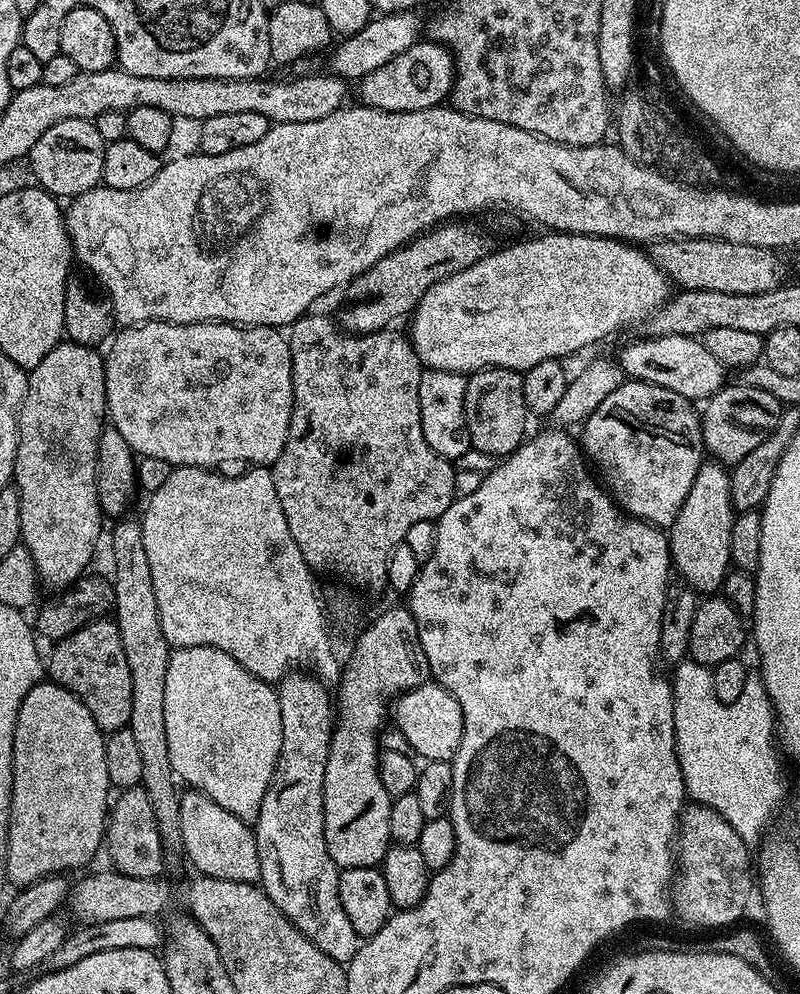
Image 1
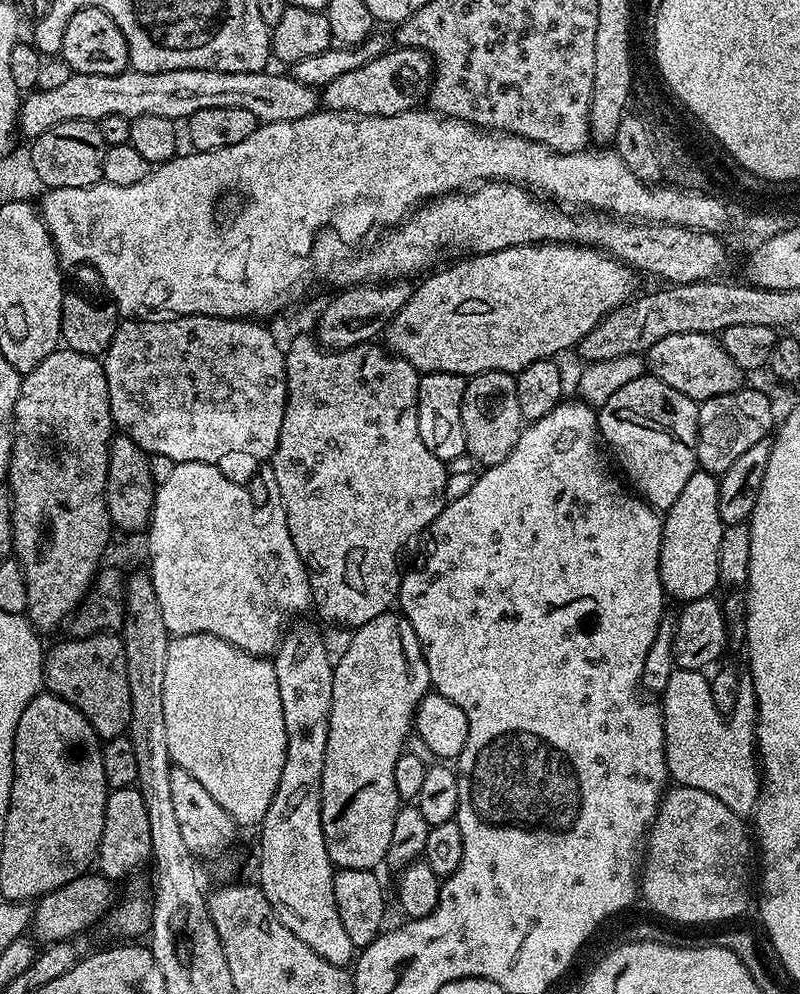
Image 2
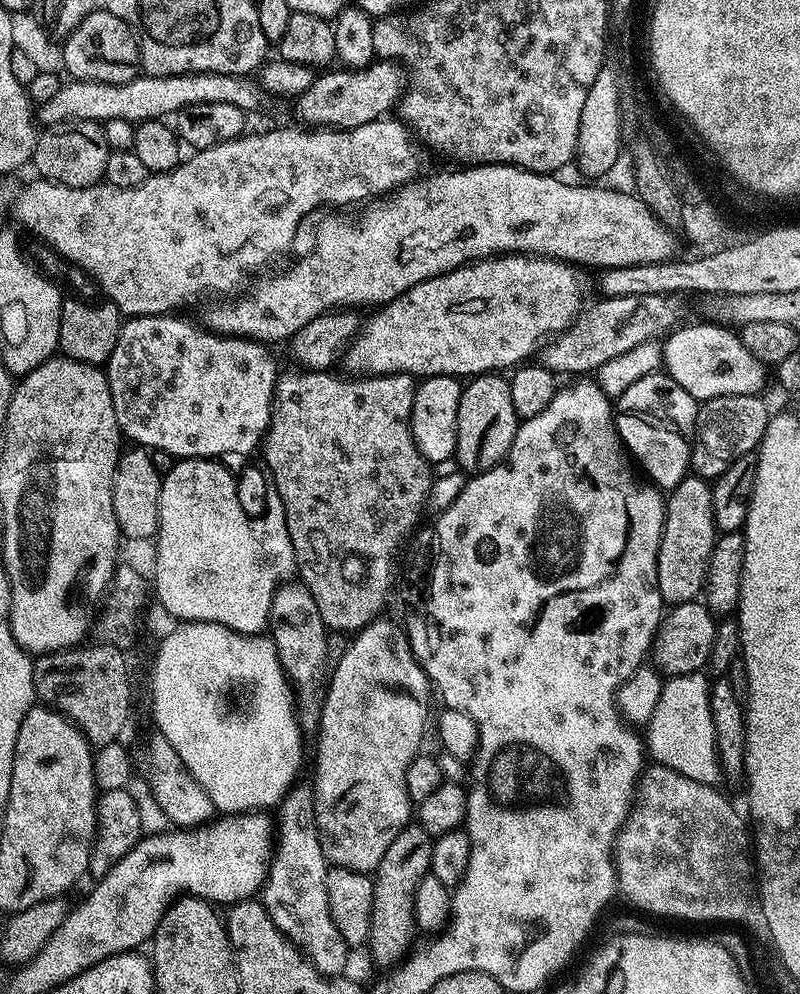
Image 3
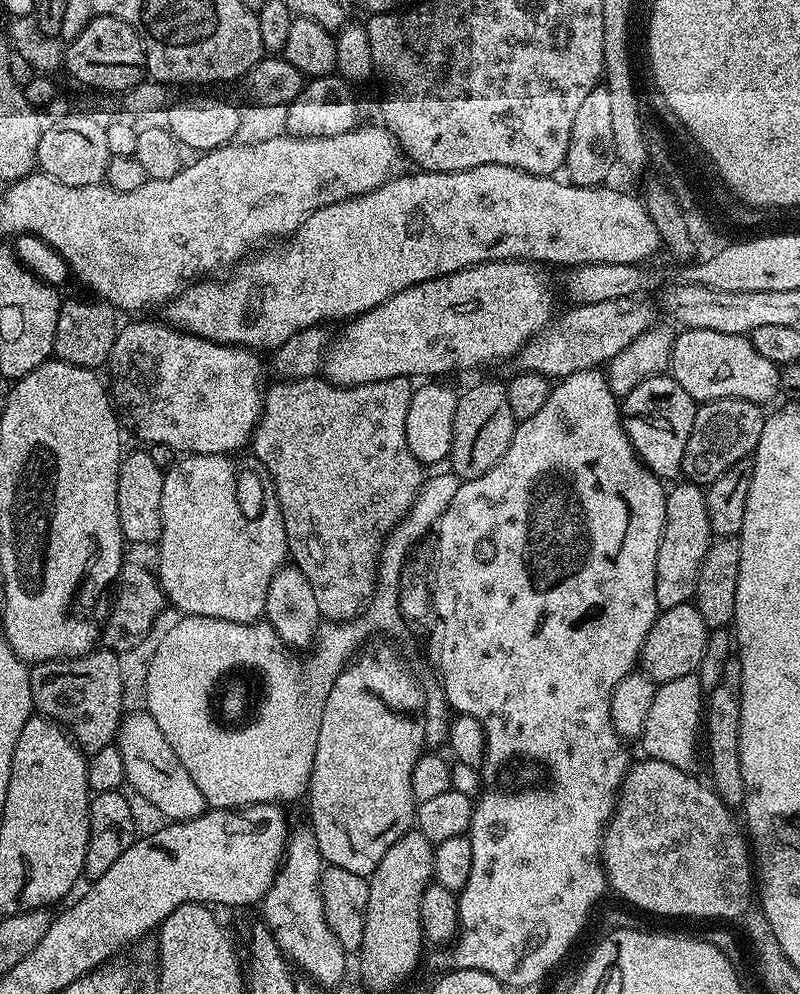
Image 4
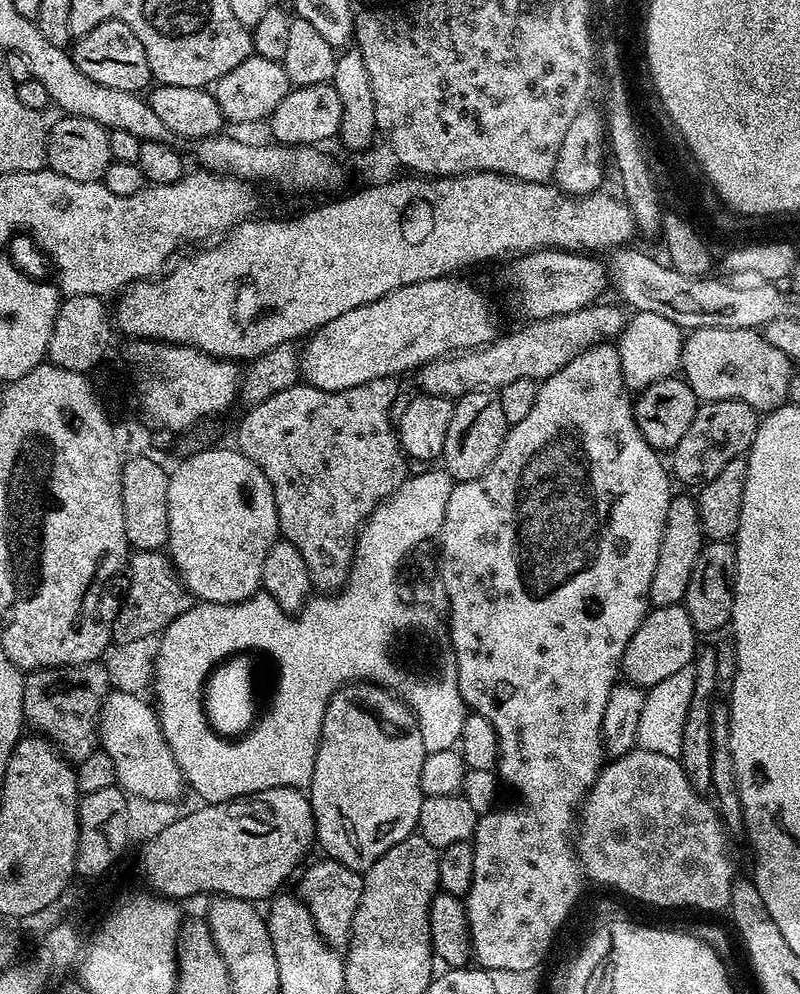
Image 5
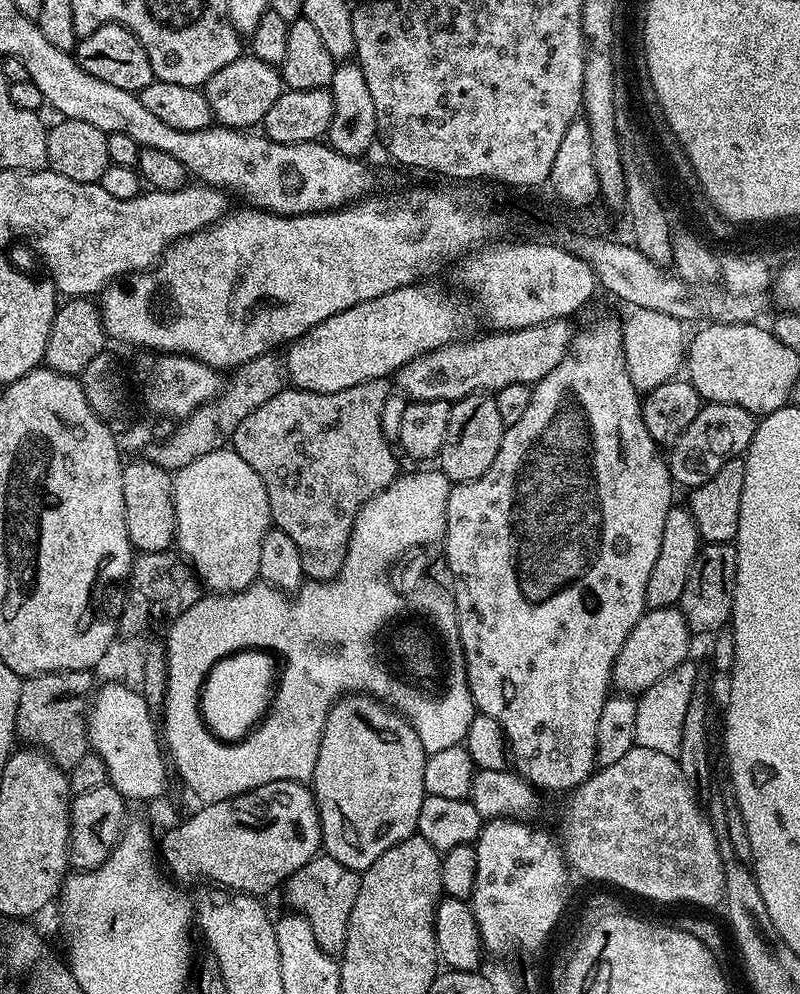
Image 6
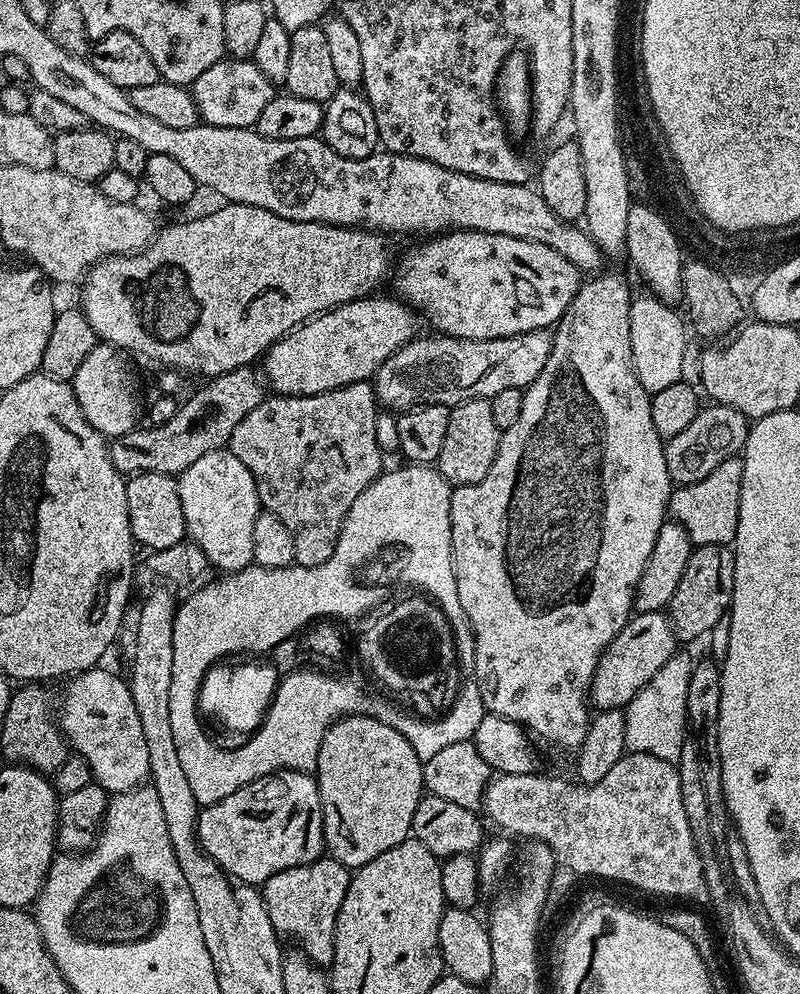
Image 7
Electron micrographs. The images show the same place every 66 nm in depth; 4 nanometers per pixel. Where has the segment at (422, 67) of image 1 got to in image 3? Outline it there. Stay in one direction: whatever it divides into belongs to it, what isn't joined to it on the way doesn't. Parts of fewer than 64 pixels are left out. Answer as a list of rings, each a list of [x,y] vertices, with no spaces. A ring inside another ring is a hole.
[[[387,58],[377,59],[366,68],[349,68],[340,72],[324,70],[316,81],[295,101],[305,125],[330,128],[357,128],[387,117],[399,105],[409,86],[410,76],[404,64]]]

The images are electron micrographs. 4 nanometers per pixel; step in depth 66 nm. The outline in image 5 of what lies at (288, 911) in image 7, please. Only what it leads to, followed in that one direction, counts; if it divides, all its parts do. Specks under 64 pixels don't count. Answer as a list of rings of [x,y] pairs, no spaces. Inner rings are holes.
[[[320,858],[317,864],[306,868],[299,873],[301,876],[298,895],[310,910],[310,914],[318,926],[318,934],[322,934],[322,938],[335,952],[347,953],[350,934],[354,926],[354,914],[358,910],[358,902],[362,898],[363,875],[350,870],[350,866],[342,866],[336,860],[327,858]]]

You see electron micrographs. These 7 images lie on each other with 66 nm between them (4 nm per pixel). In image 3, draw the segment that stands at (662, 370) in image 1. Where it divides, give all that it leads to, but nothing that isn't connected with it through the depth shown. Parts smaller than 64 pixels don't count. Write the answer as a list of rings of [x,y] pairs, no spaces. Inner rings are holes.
[[[716,322],[704,323],[708,324],[685,323],[667,333],[662,344],[663,371],[698,402],[730,394],[759,393],[764,384],[765,365],[753,359],[731,327],[719,328],[712,324]]]

